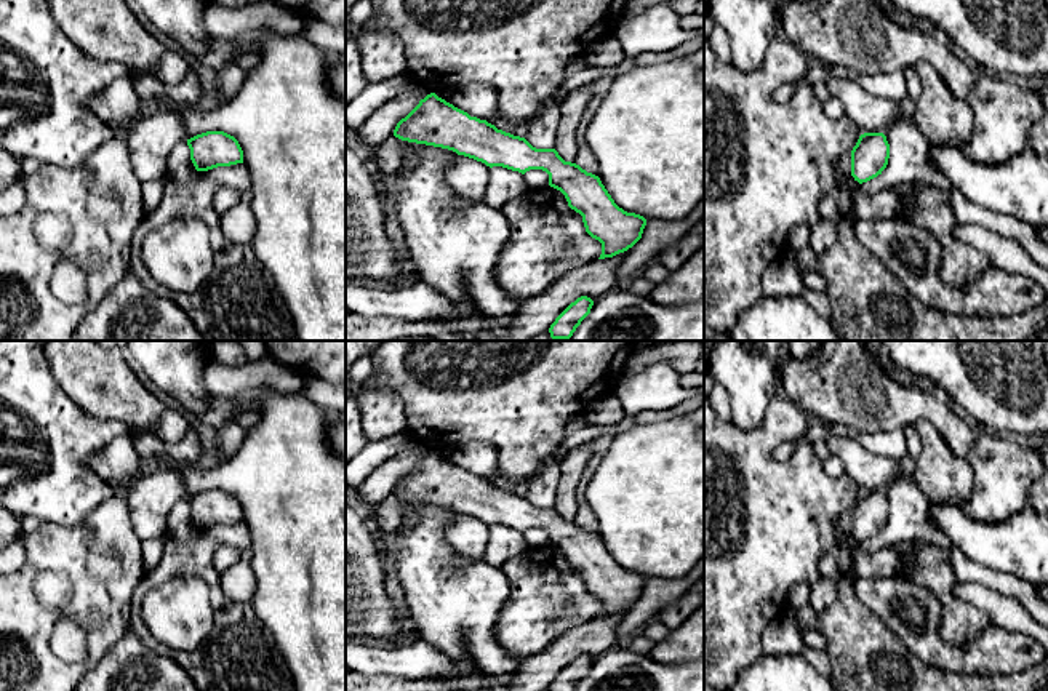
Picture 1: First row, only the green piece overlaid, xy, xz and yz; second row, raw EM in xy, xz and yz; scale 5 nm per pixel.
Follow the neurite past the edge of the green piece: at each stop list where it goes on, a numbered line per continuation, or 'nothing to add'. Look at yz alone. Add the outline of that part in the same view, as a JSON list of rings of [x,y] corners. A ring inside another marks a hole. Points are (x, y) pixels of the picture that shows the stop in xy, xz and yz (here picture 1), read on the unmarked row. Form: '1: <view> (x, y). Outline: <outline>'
nothing to add

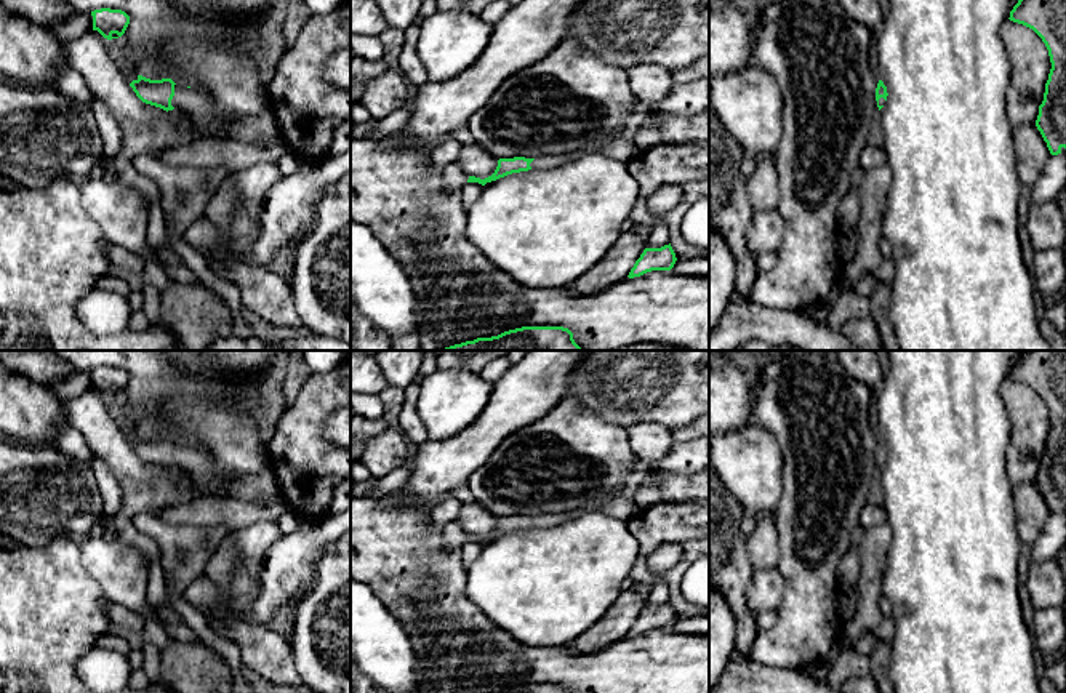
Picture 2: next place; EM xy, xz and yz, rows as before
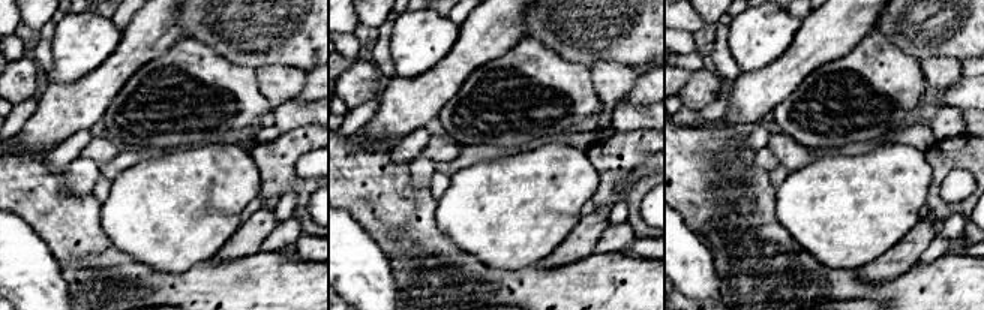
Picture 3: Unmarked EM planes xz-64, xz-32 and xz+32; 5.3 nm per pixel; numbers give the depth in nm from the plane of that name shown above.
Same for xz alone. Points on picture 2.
1: xz (554, 519). Outline: [[[563,512],[563,514],[551,514],[551,515],[541,515],[530,522],[531,528],[547,528],[547,527],[557,527],[562,523],[567,523],[571,520],[576,514],[573,512]]]

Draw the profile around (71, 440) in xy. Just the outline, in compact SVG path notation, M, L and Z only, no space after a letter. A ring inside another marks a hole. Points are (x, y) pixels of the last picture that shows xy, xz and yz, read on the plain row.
M66 426L58 432L58 435L54 437L54 447L72 456L74 459L86 463L90 466L96 458L96 453L90 447L85 435L72 426Z

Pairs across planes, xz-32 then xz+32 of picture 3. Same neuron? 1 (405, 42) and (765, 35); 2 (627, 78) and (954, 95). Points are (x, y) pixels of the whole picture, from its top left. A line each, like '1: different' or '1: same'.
1: same
2: different

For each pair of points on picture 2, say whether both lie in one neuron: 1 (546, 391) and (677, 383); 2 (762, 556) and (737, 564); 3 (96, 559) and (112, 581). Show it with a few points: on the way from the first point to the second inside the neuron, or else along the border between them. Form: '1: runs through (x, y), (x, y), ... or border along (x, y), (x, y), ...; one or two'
1: border along (577, 367), (570, 376), (567, 394); two
2: border along (746, 538), (746, 556), (754, 570); two
3: runs through (101, 564), (112, 576); one

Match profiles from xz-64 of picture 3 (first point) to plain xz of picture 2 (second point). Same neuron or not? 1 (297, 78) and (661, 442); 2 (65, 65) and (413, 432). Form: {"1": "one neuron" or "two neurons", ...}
{"1": "one neuron", "2": "two neurons"}

